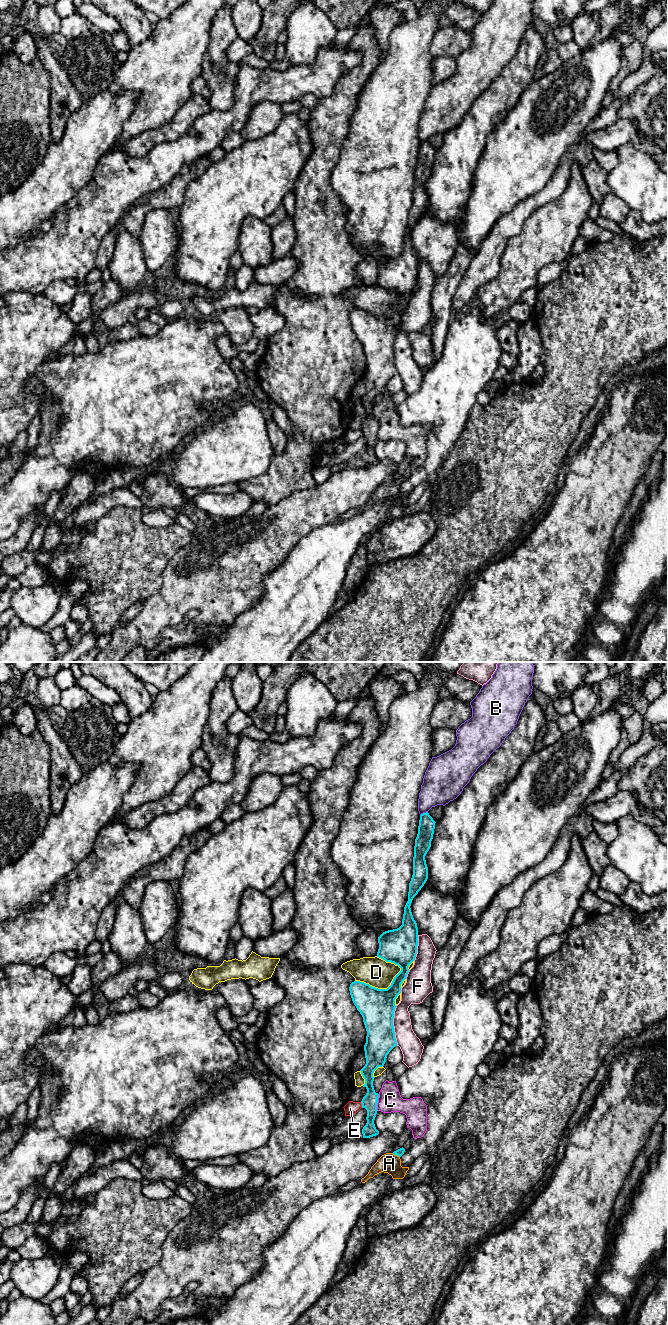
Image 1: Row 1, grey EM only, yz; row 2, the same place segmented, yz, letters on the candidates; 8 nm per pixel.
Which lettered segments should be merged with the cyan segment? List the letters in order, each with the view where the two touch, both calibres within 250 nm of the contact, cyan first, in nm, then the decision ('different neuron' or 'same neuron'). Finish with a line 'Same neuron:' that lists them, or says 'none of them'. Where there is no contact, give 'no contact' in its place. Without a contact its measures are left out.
A: contact in yz; calibres 60 and 160 nm; same neuron
B: contact in yz; calibres 130 and 280 nm; different neuron
C: contact in yz; calibres 120 and 190 nm; different neuron
D: contact in yz; calibres 280 and 240 nm; different neuron
E: contact in yz; calibres 120 and 100 nm; different neuron
F: contact in yz; calibres 280 and 170 nm; different neuron
Same neuron: A

